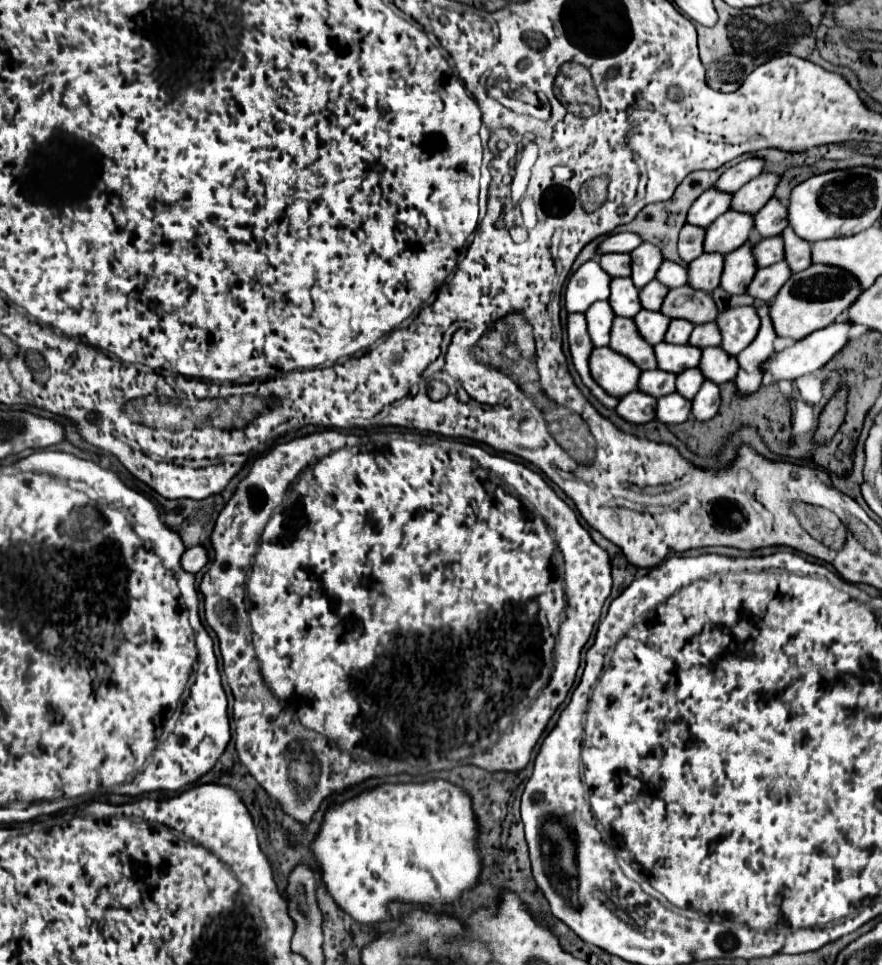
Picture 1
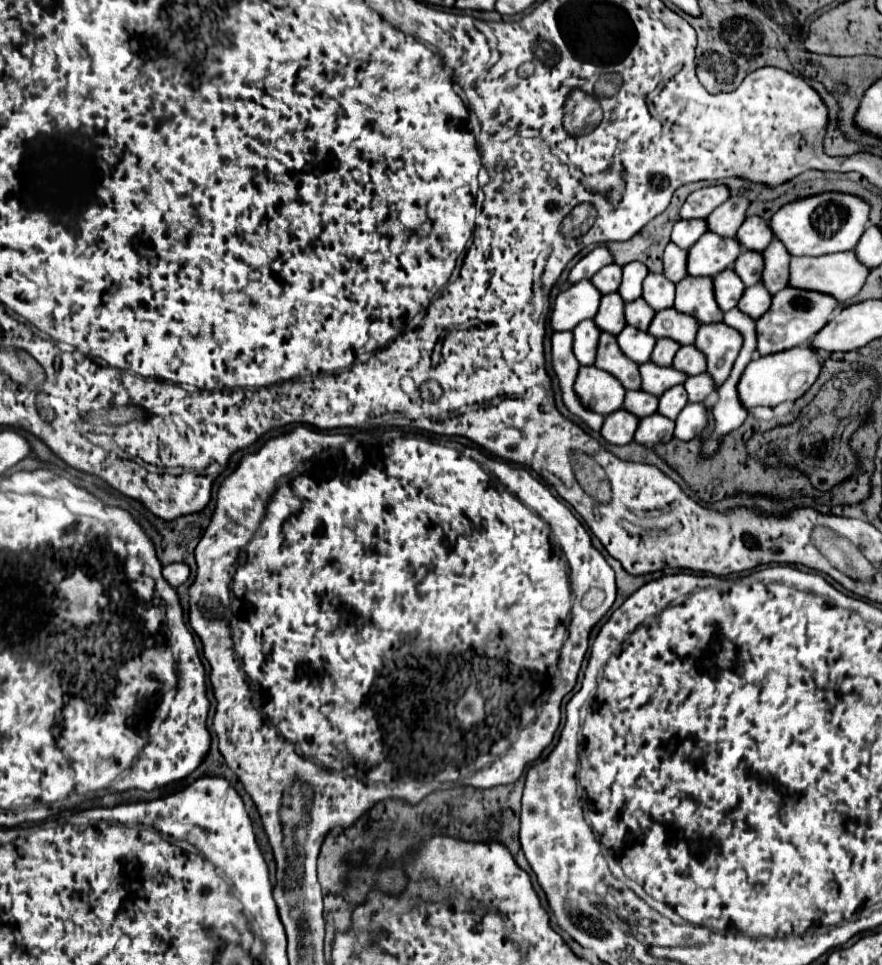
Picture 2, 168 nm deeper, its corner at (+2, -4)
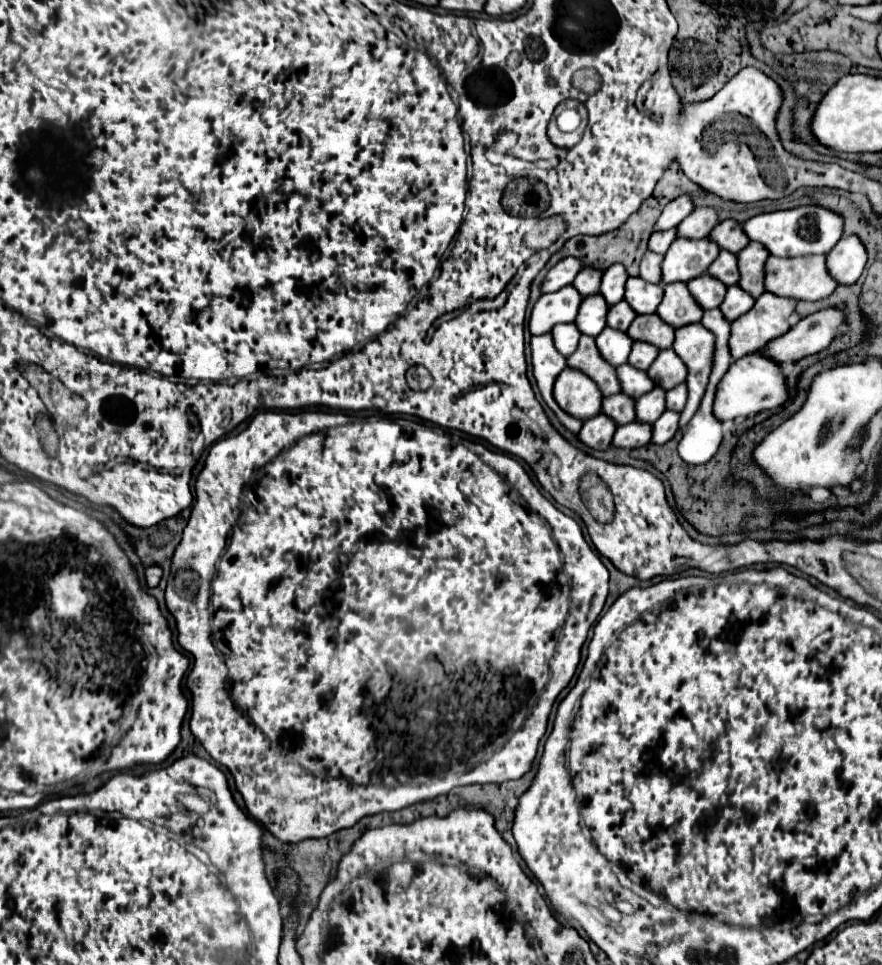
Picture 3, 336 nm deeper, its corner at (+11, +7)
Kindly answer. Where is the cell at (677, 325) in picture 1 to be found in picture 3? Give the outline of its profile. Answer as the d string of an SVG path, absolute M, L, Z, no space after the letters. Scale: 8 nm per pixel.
M636 341L632 345L632 353L630 353L630 359L628 363L638 367L638 369L648 369L652 365L652 361L658 357L658 349L652 347L652 345L646 345L646 341Z

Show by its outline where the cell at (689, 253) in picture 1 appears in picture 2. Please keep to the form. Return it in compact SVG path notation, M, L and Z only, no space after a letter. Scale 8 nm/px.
M667 244L665 254L663 254L663 276L677 284L679 280L685 278L685 256L687 252L681 252L675 244Z

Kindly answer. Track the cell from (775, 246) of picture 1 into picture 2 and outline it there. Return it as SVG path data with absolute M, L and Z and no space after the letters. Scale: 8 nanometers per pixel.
M741 252L733 264L733 270L741 278L745 286L753 286L761 282L761 254L757 252Z

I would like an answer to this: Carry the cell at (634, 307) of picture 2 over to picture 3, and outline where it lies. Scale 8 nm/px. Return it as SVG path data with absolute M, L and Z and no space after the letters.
M624 299L608 309L608 325L616 327L616 329L622 329L622 331L628 329L628 325L632 323L634 317L636 315L632 313L632 307Z

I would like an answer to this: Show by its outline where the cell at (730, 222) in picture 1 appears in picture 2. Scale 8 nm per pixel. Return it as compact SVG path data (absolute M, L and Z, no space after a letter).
M705 232L701 236L701 240L697 240L697 244L693 244L693 248L689 248L687 254L687 276L717 276L719 272L723 272L725 268L733 266L733 262L737 260L741 252L741 246L737 244L735 238L721 238L721 236L713 236L713 232Z

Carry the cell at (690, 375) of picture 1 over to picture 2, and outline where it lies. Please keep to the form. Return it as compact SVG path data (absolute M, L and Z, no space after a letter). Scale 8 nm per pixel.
M679 384L679 386L673 386L669 388L669 392L665 392L661 398L659 398L659 408L657 412L669 420L675 420L677 414L681 412L681 408L685 408L687 400L685 400L685 388Z

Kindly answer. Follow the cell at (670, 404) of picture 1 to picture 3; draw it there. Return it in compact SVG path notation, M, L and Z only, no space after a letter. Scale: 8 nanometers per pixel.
M632 421L632 423L620 425L620 429L616 429L612 445L624 447L624 449L634 449L634 447L650 443L650 439L652 439L652 425L644 425L642 421Z

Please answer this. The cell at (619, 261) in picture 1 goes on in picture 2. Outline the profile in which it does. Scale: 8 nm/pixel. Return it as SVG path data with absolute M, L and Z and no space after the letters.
M609 264L609 266L601 268L601 270L591 278L591 284L593 284L601 294L617 292L619 282L621 282L621 268L617 268L615 264Z

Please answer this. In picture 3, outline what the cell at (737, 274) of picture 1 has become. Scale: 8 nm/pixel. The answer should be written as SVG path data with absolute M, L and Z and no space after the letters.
M704 273L704 275L688 281L688 289L694 295L694 299L700 303L702 309L714 309L714 307L722 305L724 293L728 287L724 283L720 283L720 279Z

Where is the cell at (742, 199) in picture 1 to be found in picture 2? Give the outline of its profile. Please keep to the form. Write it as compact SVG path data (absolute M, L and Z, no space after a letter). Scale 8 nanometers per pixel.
M733 196L727 202L723 202L719 208L713 210L713 214L709 214L707 222L707 230L715 232L719 236L725 238L733 238L739 224L745 220L745 210L747 210L749 202L743 196Z

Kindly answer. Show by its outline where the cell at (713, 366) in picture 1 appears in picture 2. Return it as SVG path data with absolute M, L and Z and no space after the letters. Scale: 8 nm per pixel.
M705 372L701 376L693 376L693 378L685 380L683 386L687 390L687 398L691 404L703 402L713 392L713 386L709 386L709 376L705 376Z

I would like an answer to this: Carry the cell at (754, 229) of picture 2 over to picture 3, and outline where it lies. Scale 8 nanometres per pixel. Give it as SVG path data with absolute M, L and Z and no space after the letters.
M726 219L722 223L718 223L712 233L710 233L710 239L714 239L722 249L728 249L732 253L738 253L742 251L750 241L748 241L748 235L744 233L742 229L742 223L734 221L734 219Z

